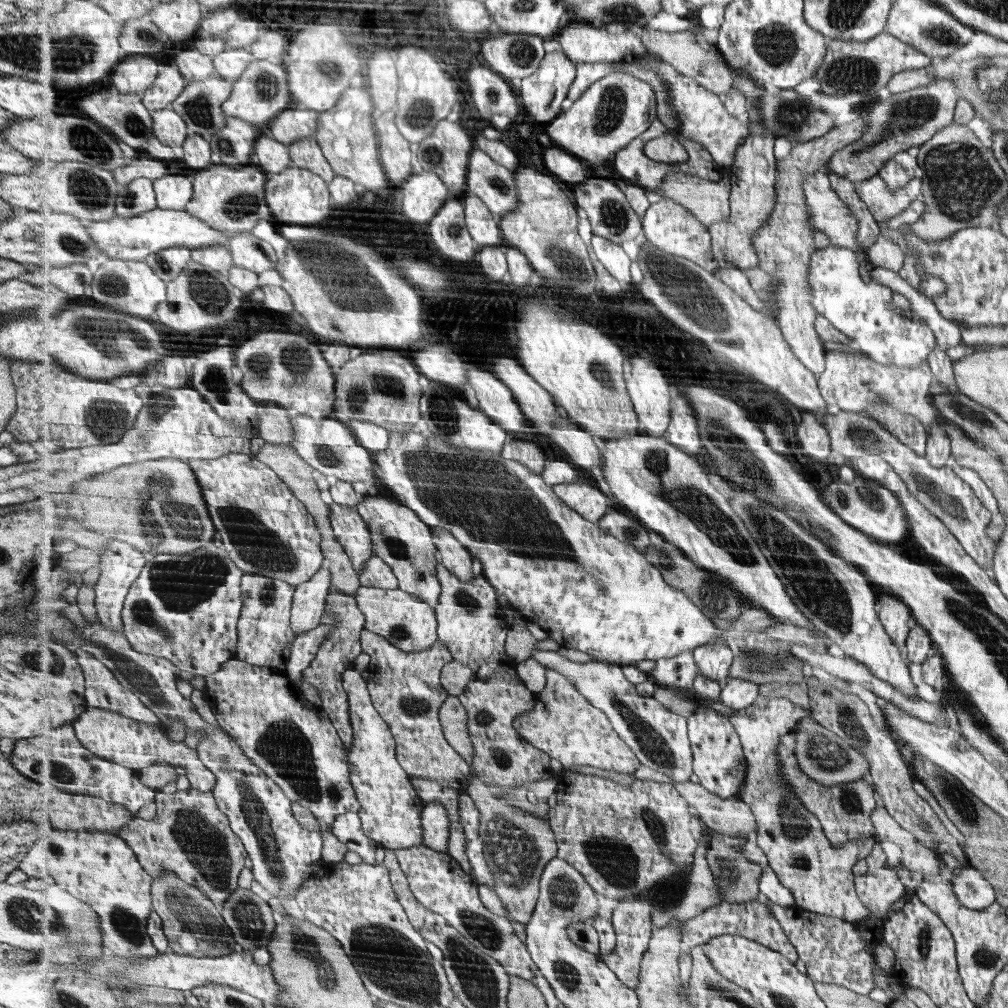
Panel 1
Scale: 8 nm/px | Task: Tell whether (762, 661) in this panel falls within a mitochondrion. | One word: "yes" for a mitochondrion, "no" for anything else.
yes

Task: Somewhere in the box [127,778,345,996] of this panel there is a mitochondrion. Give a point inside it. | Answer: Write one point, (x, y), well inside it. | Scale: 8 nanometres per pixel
(208, 850)

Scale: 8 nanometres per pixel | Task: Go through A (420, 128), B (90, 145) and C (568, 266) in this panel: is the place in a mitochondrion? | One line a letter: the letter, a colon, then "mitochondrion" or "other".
A: mitochondrion
B: mitochondrion
C: mitochondrion

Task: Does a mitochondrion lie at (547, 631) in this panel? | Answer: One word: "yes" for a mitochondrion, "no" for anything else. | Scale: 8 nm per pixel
no

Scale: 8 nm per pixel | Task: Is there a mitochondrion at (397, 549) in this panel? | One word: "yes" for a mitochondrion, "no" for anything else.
yes

